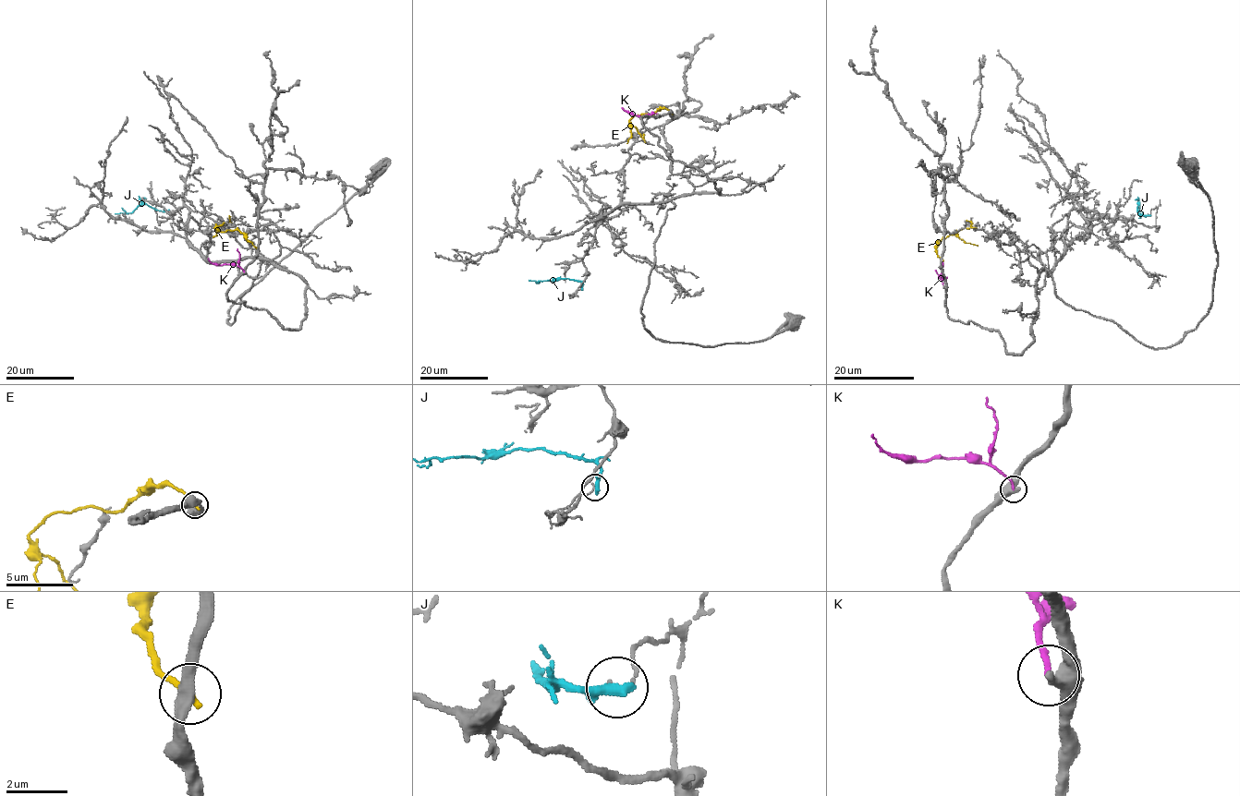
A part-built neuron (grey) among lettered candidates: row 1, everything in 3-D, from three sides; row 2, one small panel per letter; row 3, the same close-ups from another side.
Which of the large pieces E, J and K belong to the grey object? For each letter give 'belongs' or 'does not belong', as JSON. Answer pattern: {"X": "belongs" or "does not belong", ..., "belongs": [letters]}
{"E": "does not belong", "J": "does not belong", "K": "does not belong", "belongs": []}

